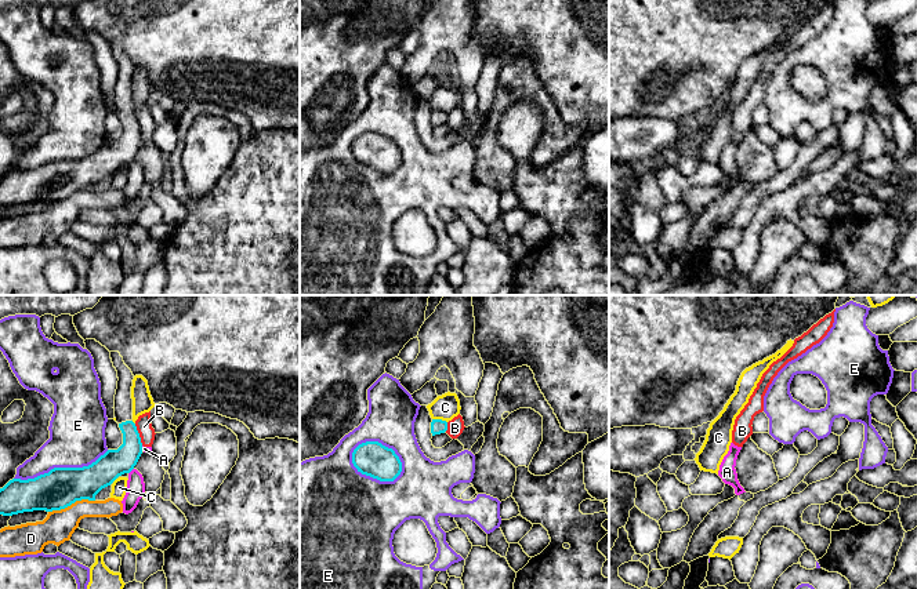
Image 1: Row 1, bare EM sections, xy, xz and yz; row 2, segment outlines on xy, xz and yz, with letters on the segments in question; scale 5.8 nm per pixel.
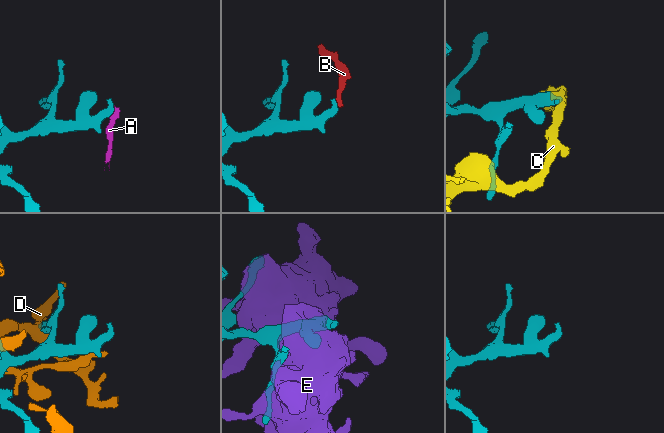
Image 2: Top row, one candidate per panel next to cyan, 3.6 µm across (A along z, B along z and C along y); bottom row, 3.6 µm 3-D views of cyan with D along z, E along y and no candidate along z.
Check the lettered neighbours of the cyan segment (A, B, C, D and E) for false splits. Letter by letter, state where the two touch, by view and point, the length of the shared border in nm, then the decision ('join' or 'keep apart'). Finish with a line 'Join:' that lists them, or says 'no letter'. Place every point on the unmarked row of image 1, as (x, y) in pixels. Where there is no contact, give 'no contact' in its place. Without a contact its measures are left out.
A: contact xy (131, 160); length 50 nm; keep apart
B: contact xy (138, 126); length 140 nm; keep apart
C: contact xz (439, 111); length 90 nm; keep apart
D: contact xy (71, 195); length 280 nm; keep apart
E: contact xz (372, 167); length 320 nm; keep apart
Join: no letter

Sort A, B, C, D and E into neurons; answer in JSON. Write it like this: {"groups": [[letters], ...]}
{"groups": [["A", "B"], ["C"], ["D"], ["E"]]}

